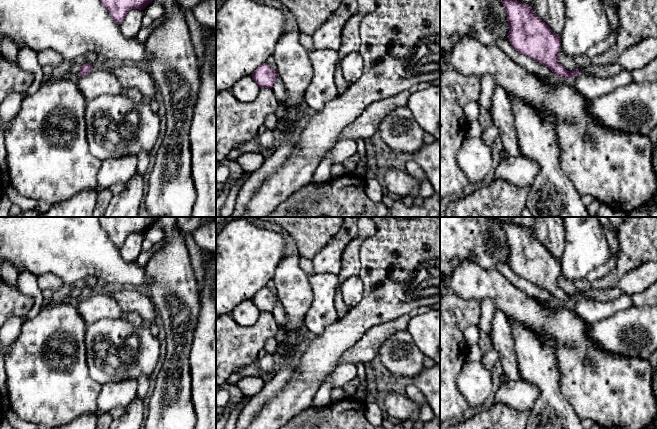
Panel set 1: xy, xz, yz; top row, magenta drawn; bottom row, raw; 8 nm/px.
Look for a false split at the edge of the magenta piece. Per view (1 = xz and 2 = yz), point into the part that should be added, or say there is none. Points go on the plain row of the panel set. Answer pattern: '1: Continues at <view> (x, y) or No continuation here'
1: No continuation here
2: No continuation here

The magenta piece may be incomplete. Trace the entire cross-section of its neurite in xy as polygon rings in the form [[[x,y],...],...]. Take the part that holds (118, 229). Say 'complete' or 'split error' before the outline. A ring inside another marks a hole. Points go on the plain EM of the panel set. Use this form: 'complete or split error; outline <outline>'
complete; outline [[[98,217],[101,228],[120,249],[132,233],[144,233],[159,217]]]

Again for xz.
complete; outline [[[267,287],[257,291],[252,298],[253,304],[260,312],[272,312],[277,301],[278,296]]]

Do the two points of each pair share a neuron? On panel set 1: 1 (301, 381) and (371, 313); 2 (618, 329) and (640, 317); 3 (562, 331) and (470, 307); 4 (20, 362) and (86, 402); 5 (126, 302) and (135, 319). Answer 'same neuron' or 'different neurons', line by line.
1: same neuron
2: same neuron
3: different neurons
4: same neuron
5: different neurons

